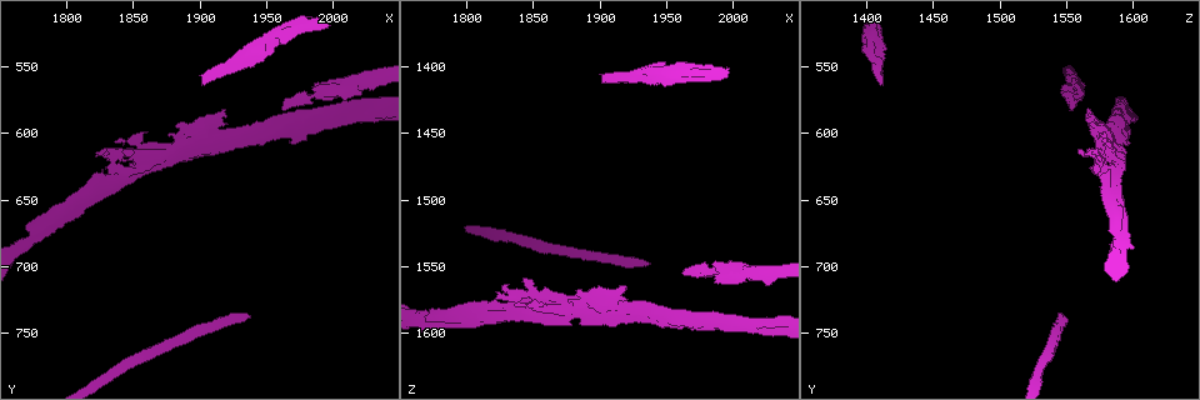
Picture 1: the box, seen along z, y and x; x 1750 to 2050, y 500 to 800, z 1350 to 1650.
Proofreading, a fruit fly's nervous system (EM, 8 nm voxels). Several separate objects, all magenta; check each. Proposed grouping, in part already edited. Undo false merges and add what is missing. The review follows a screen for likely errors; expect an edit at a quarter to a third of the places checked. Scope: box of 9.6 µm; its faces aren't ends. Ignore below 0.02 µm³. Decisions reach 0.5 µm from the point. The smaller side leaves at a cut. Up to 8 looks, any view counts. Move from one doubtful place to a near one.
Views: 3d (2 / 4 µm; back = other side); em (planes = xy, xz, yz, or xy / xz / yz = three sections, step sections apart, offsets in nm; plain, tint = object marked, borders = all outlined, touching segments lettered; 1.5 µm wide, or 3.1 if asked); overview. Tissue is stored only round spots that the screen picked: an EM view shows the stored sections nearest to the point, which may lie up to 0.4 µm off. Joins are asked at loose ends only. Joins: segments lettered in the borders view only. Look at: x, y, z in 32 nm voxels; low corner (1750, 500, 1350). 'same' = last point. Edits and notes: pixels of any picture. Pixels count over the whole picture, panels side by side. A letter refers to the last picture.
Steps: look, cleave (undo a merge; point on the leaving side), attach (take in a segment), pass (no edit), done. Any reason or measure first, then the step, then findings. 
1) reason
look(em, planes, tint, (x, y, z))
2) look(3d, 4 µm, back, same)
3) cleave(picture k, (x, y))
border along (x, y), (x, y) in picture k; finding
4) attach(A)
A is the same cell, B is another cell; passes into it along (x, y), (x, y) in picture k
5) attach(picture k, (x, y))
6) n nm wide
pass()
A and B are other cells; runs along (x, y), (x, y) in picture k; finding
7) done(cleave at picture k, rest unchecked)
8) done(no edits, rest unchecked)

free end
look(3d, 2 µm, (1974, 608, 1598))

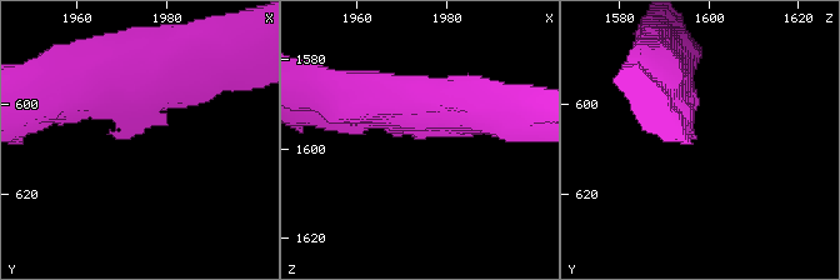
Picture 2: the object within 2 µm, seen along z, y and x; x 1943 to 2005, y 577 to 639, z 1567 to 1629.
arms of 240, 320 nm; need the tissue
look(em, xy, step 4, borders, (1972, 608, 1597))

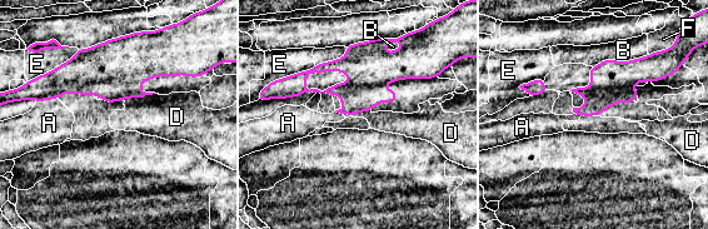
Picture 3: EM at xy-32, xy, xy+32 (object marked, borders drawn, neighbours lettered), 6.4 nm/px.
cut it another way
look(em, planes, borders, same)

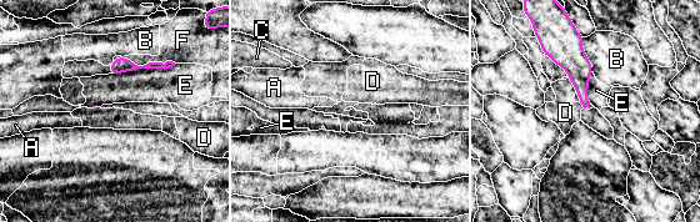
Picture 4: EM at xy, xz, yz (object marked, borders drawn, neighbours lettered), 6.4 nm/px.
pass()
A, B, C, D, E and F are other cells; none of them fits

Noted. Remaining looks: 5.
three-way junction
look(3d, 2 µm, (1844, 630, 1584))

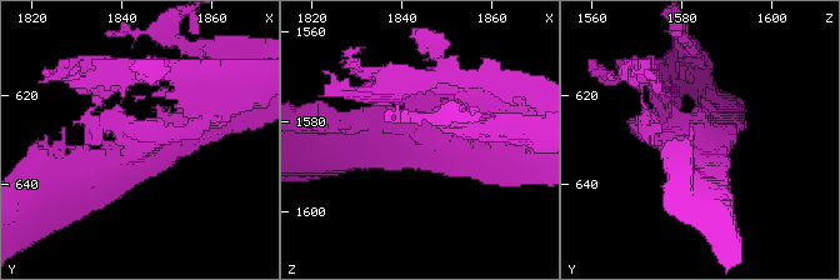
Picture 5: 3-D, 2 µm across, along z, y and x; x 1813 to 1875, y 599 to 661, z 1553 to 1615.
shape alone is not enough
look(em, planes, plain, (1846, 632, 1583))

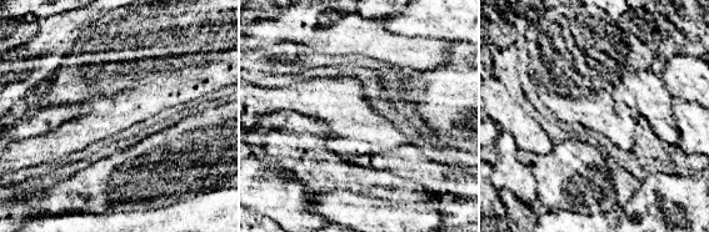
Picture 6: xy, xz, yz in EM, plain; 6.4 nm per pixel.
look(em, planes, borders, same)

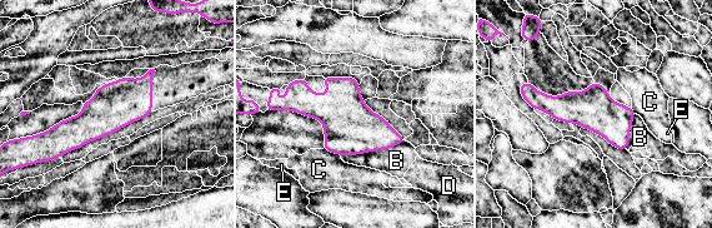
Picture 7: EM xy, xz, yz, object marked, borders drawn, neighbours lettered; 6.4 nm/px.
pass()
B, C, D and E are other cells; border along (405, 140), (389, 148), (341, 155) in picture 7; all the same cell

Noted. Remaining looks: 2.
branch stops here
look(em, planes, borders, (1902, 564, 1410))

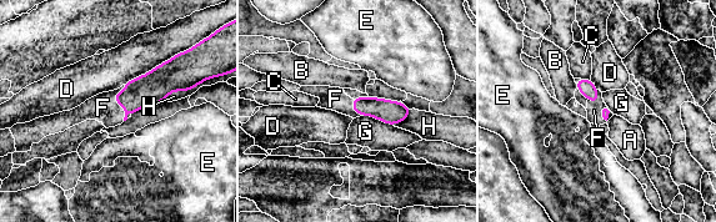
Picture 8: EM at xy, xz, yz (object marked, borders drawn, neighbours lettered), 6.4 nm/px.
attach(F)
F is the same cell, A, B, C, D, E, G and H are other cells; it goes on there

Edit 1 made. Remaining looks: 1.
done(attach at picture 8, rest unchecked)

